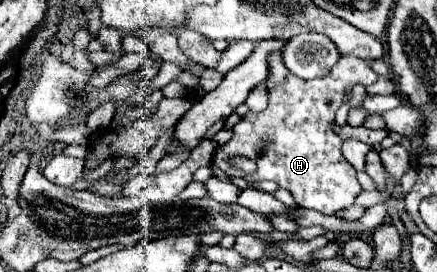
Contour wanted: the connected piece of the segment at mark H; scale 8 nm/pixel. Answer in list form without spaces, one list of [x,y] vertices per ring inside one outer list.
[[[341,56],[333,72],[325,78],[315,78],[315,80],[303,80],[297,78],[295,74],[289,74],[281,84],[267,88],[269,94],[269,106],[263,112],[247,112],[235,126],[233,126],[233,136],[227,144],[217,146],[213,152],[213,164],[223,170],[227,176],[237,178],[241,170],[233,170],[227,164],[229,156],[249,156],[251,160],[257,162],[257,172],[255,174],[243,174],[247,182],[259,182],[259,180],[273,180],[279,184],[279,188],[285,188],[293,194],[297,206],[301,208],[313,208],[321,214],[335,214],[343,208],[349,208],[355,198],[361,194],[361,186],[357,182],[357,172],[355,168],[343,158],[341,154],[341,136],[333,130],[335,124],[335,112],[343,104],[347,86],[369,86],[377,82],[377,74],[369,66],[367,60],[361,60],[357,56]]]

